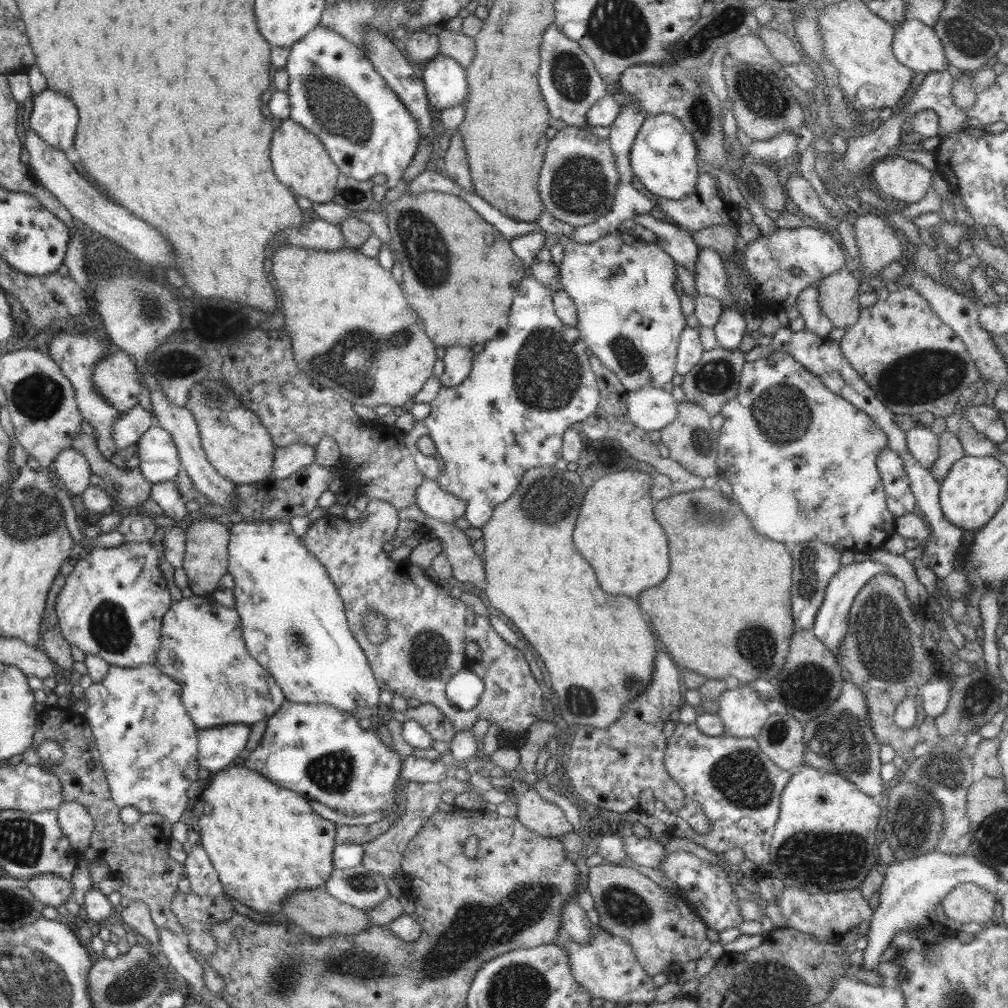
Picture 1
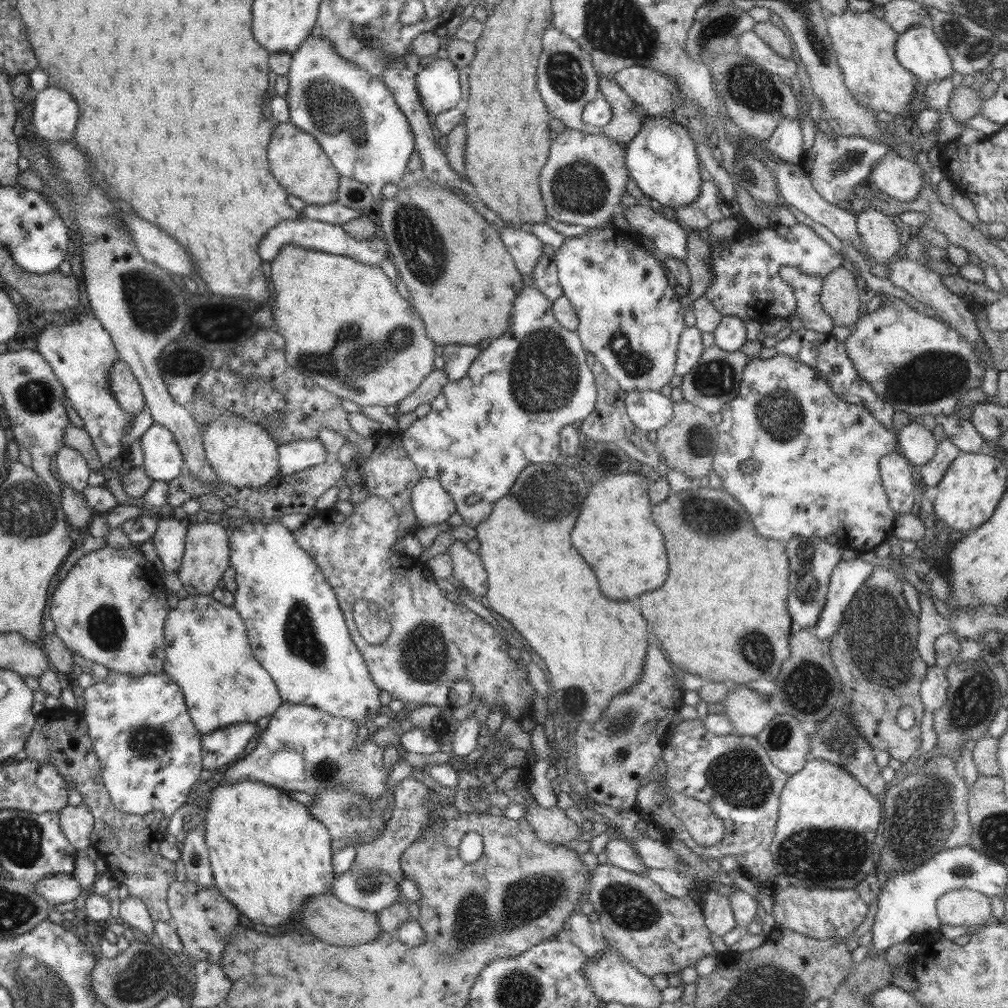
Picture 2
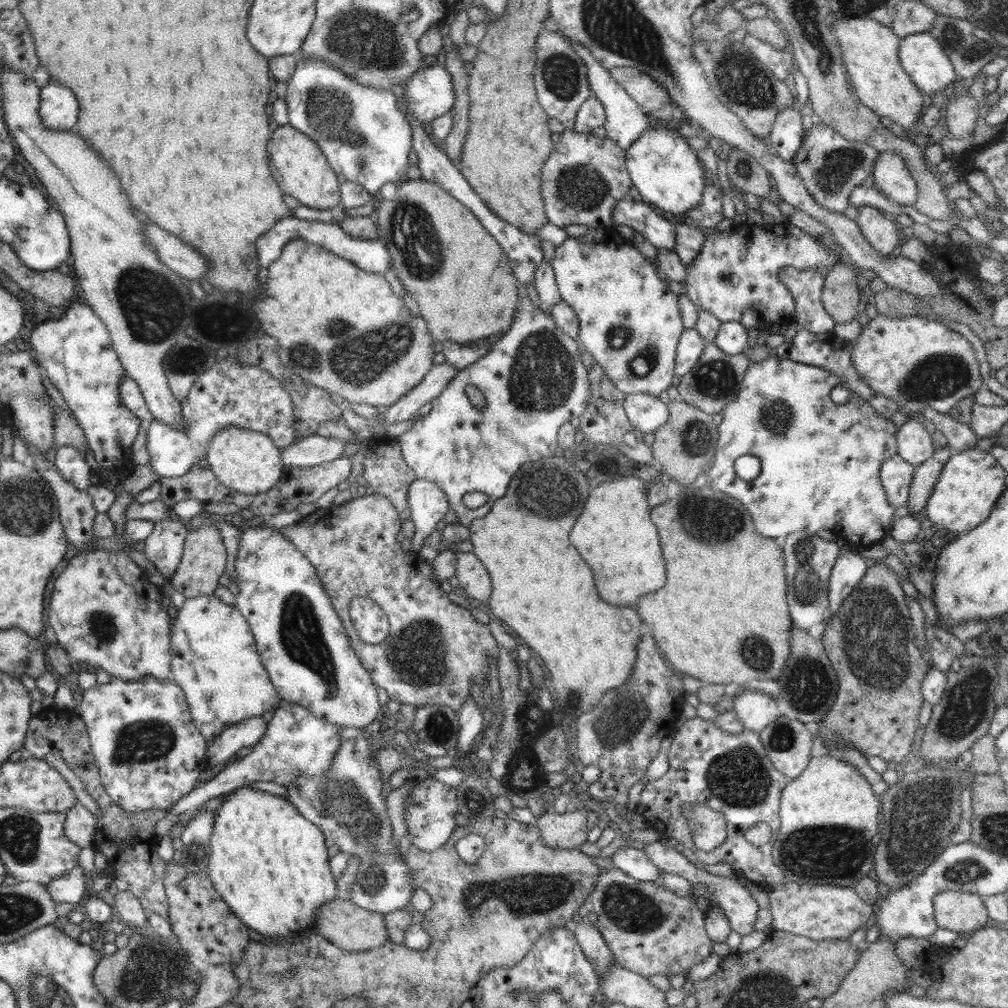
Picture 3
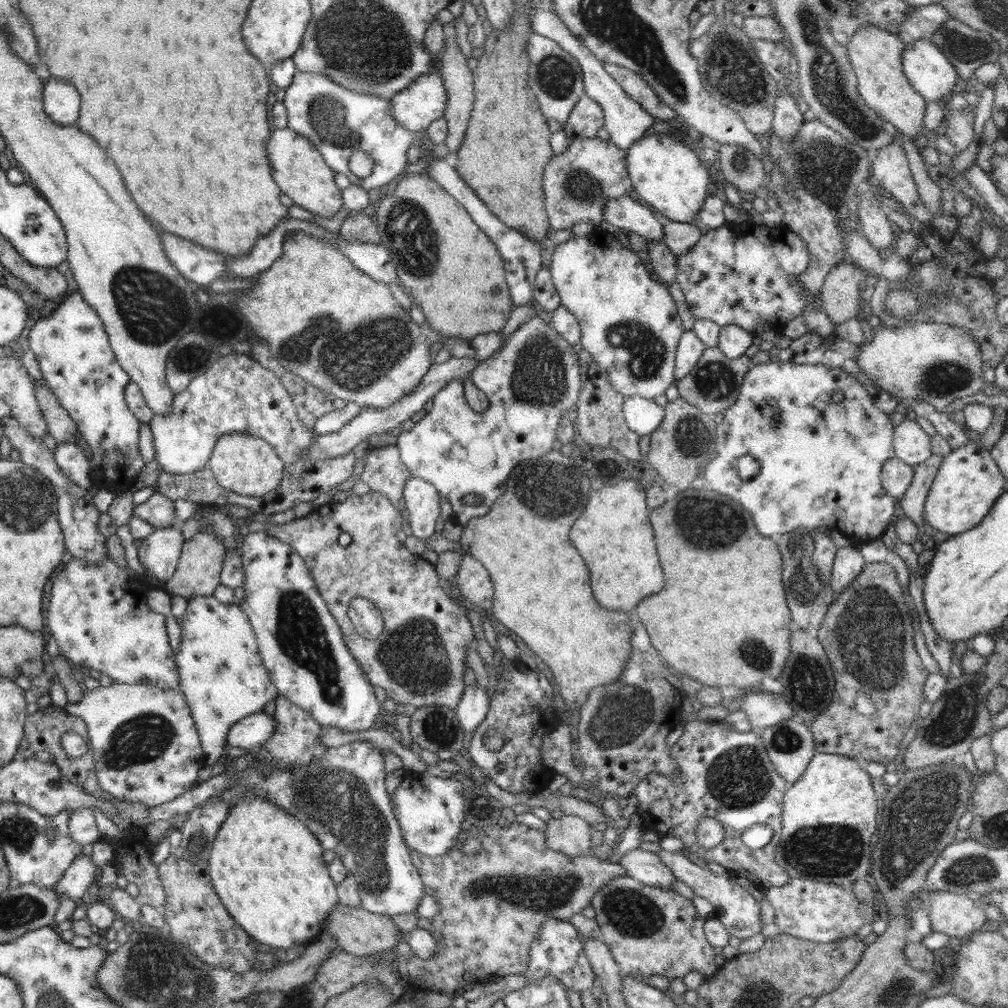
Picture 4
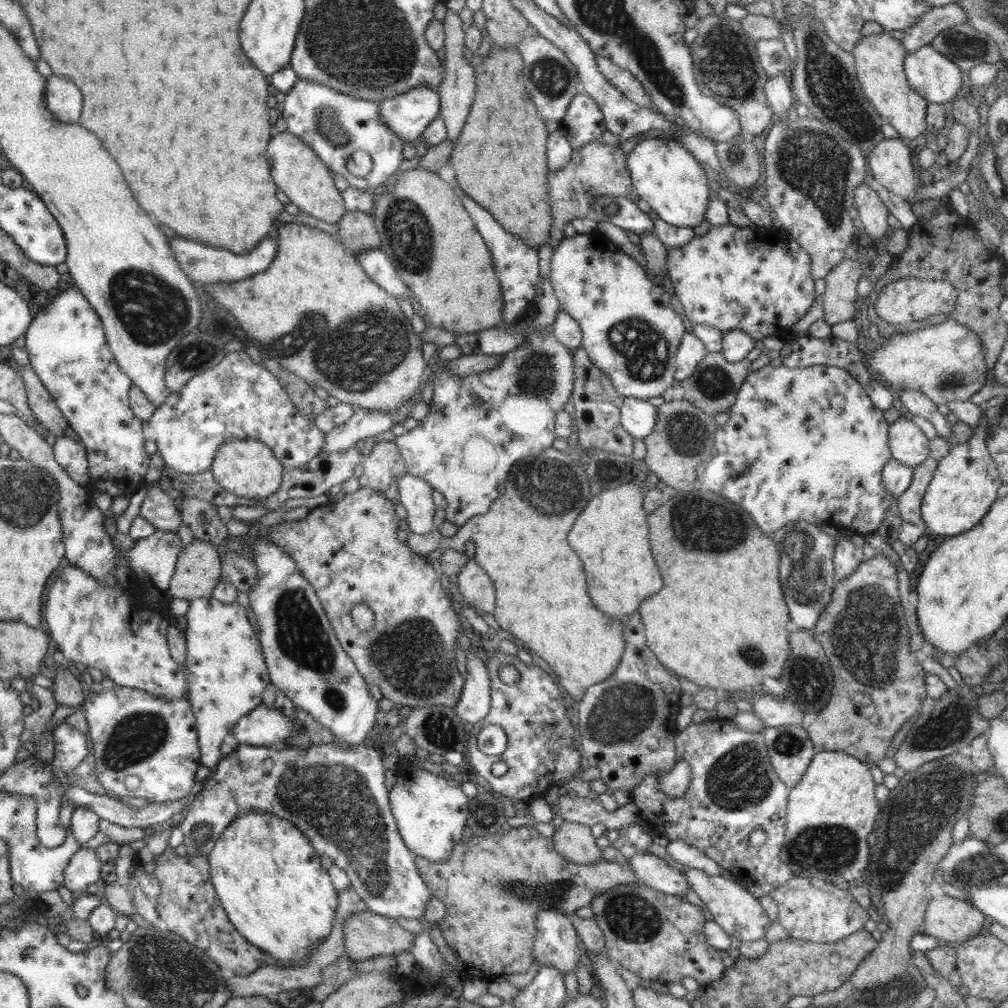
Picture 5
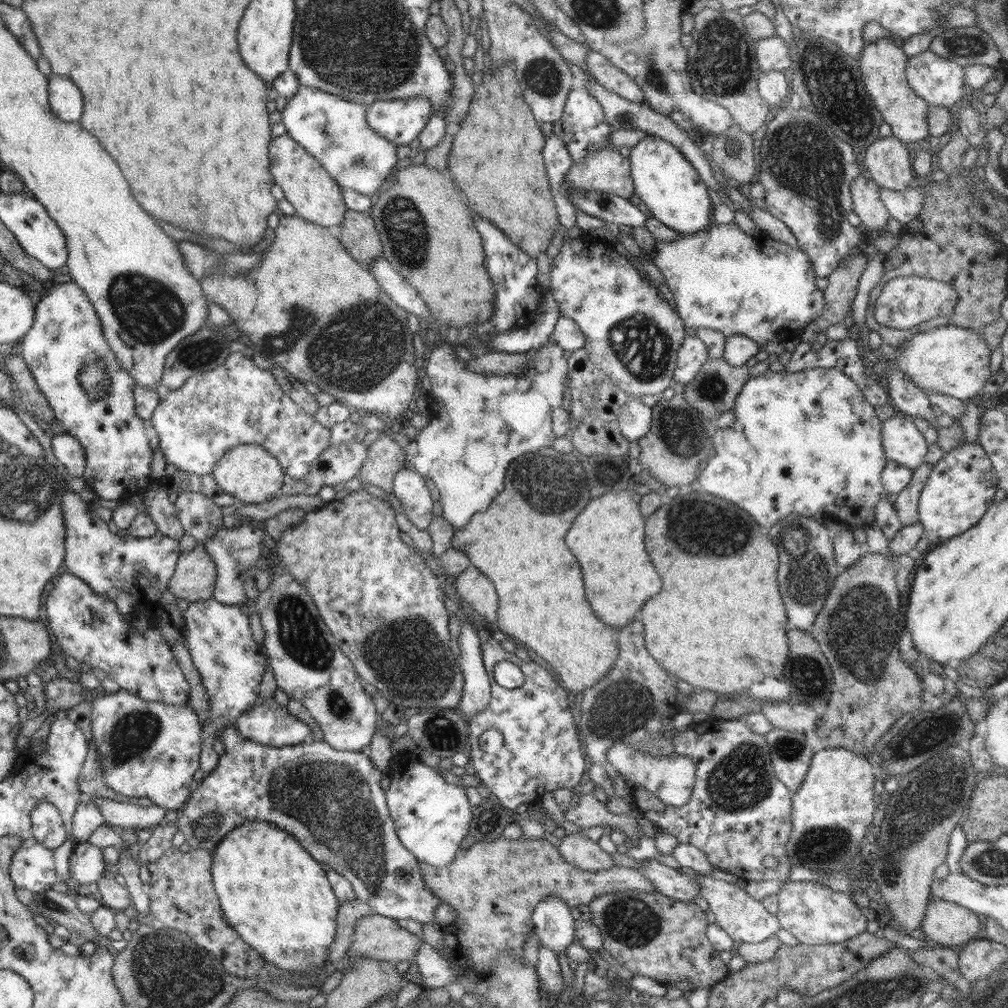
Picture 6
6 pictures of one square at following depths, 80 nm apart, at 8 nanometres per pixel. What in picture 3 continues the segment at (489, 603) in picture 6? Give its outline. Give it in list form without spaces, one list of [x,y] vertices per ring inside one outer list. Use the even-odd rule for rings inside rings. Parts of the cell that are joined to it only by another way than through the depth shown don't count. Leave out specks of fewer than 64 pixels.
[[[455,552],[455,576],[461,593],[474,604],[486,604],[492,592],[492,583],[486,567],[472,552]]]

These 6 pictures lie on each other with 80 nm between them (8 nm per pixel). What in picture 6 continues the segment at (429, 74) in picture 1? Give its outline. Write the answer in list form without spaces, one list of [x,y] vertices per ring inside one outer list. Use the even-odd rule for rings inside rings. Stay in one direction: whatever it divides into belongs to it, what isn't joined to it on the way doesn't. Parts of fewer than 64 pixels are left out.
[[[423,96],[407,100],[382,100],[367,105],[366,122],[380,137],[396,146],[418,139],[428,119],[434,115],[431,102]]]

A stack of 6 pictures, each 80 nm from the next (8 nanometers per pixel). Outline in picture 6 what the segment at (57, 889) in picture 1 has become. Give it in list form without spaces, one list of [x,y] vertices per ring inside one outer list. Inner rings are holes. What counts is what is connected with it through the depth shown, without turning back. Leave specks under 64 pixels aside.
[[[89,842],[75,846],[69,862],[70,876],[82,884],[83,891],[91,882],[98,882],[108,874],[103,859],[103,850]]]

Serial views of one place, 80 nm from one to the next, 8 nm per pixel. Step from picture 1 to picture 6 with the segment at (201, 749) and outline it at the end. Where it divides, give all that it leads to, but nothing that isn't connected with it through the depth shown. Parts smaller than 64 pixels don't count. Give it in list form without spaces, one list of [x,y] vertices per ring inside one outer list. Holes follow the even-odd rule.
[[[259,697],[236,719],[234,725],[244,738],[276,748],[313,739],[310,726],[273,699]]]

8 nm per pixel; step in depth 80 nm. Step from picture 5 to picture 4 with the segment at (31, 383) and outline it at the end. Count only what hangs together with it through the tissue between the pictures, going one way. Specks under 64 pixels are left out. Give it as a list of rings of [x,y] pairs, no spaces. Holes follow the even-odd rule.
[[[34,380],[35,395],[50,436],[56,443],[75,443],[80,436],[76,423],[66,413],[57,396],[45,384]]]

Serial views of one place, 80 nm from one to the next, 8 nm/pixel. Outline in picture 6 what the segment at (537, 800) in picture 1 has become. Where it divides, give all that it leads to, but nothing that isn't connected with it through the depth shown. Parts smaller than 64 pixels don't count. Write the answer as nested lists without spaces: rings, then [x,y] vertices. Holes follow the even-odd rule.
[[[580,830],[574,835],[564,835],[560,839],[558,850],[561,857],[576,868],[596,872],[614,866],[611,854],[604,851],[597,841],[589,839],[586,830]]]

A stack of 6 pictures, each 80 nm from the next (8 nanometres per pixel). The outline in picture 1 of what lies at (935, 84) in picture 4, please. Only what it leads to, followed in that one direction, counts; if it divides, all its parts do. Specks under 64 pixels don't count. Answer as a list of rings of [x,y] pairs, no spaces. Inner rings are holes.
[[[905,18],[897,26],[892,43],[894,56],[915,73],[947,70],[947,58],[935,30],[916,18]]]

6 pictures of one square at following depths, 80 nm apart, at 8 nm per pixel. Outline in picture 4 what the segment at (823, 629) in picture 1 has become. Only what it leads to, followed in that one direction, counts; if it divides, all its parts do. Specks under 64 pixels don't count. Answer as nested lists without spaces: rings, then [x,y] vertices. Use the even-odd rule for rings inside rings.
[[[854,543],[837,549],[831,578],[835,598],[860,574],[865,563],[862,553]]]

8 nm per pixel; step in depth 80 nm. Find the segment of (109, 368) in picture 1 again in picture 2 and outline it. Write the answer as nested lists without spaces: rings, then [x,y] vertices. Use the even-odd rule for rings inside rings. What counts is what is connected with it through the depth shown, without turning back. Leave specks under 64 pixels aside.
[[[121,358],[109,370],[109,383],[110,392],[124,412],[138,415],[140,411],[144,411],[146,406],[141,386],[130,367]]]

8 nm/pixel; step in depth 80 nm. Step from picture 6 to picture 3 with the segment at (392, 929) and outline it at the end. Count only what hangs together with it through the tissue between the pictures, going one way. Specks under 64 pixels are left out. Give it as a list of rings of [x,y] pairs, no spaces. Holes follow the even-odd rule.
[[[337,897],[322,905],[315,914],[312,929],[346,952],[358,952],[384,946],[389,941],[383,914],[372,912]]]

